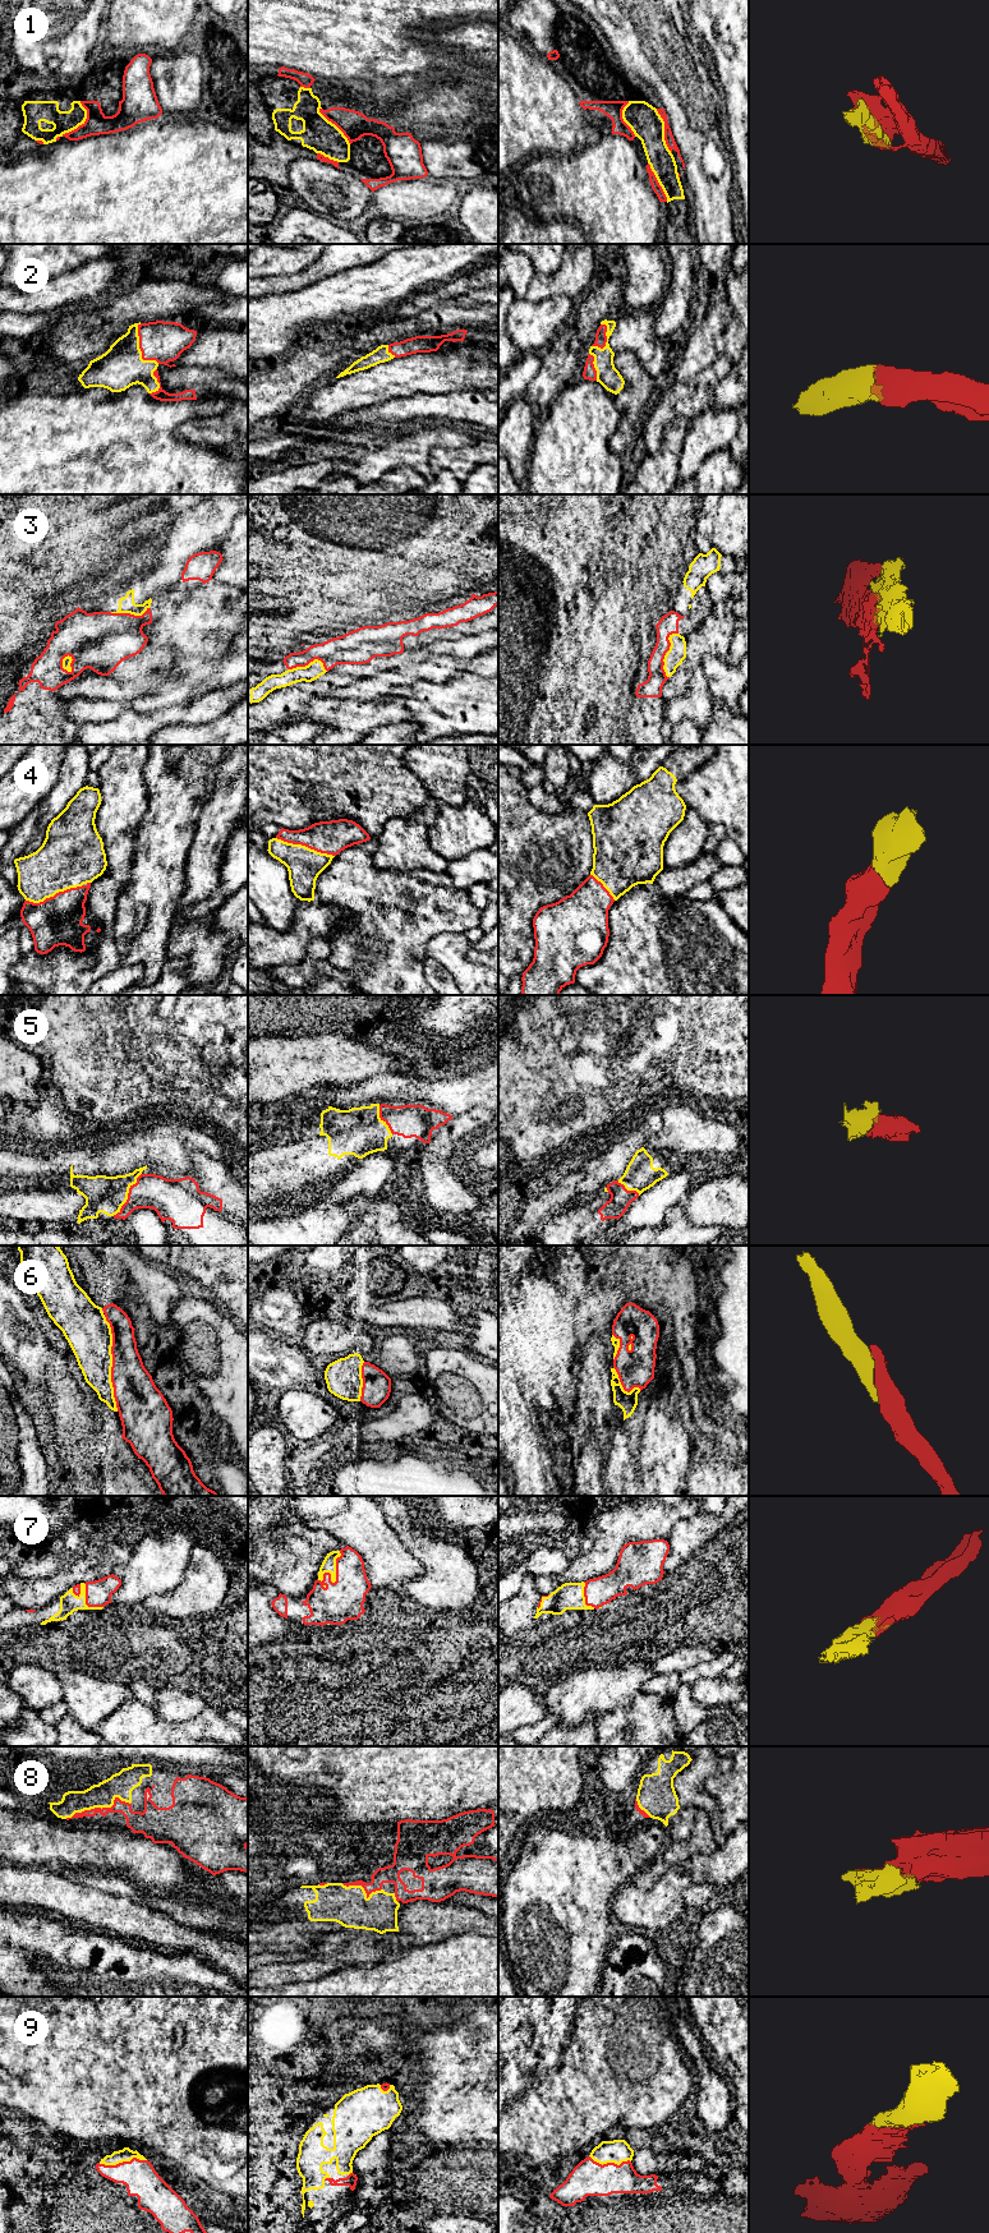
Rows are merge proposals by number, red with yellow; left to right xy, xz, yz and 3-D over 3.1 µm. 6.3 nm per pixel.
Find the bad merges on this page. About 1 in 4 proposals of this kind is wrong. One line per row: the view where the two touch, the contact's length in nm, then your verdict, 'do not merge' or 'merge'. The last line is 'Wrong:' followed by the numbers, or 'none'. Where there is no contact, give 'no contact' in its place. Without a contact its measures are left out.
1: meets red in xy; contact 260 nm long; do not merge
2: meets red in xy; contact 280 nm long; merge
3: meets red in yz; contact 300 nm long; merge
4: meets red in xz; contact 380 nm long; merge
5: meets red in xy; contact 320 nm long; merge
6: meets red in xy; contact 600 nm long; merge
7: meets red in xz; contact 240 nm long; merge
8: meets red in xy; contact 420 nm long; merge
9: meets red in xy; contact 300 nm long; merge
Wrong: 1

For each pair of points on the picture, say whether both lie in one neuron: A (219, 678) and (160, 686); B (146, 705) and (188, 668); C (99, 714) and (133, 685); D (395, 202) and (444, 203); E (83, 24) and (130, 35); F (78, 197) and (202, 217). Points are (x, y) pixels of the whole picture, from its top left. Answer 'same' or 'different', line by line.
A: same
B: same
C: different
D: same
E: different
F: same

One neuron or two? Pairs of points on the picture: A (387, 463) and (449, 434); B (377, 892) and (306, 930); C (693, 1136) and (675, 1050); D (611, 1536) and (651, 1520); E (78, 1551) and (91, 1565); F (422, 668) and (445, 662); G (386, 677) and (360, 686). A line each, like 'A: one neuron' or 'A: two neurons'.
A: one neuron
B: two neurons
C: two neurons
D: one neuron
E: two neurons
F: one neuron
G: one neuron

